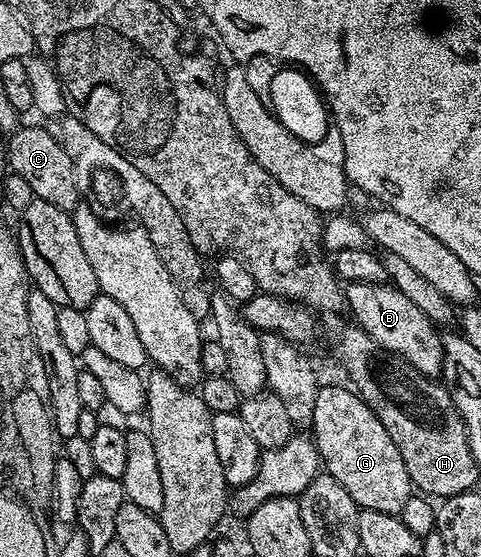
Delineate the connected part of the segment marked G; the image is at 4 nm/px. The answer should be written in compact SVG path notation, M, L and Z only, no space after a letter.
M323 384L316 395L316 407L312 422L312 440L318 449L318 455L325 472L330 474L348 495L358 504L359 509L384 511L385 513L401 514L404 503L412 495L410 476L406 470L404 459L400 459L400 451L396 451L396 443L392 443L392 435L384 431L384 423L376 419L374 412L364 403L353 388L342 385Z

